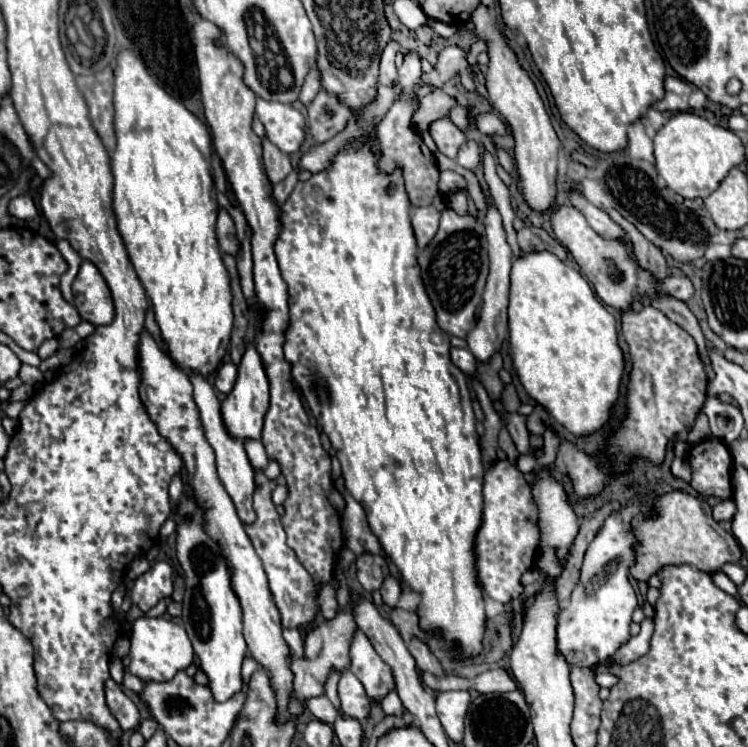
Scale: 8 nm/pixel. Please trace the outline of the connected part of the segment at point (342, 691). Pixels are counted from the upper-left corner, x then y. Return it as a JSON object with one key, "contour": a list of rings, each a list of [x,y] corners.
{"contour":[[[346,669],[340,675],[338,697],[340,697],[342,711],[346,713],[346,717],[366,719],[370,715],[370,699],[366,697],[362,683],[358,681],[358,677],[350,669]]]}

